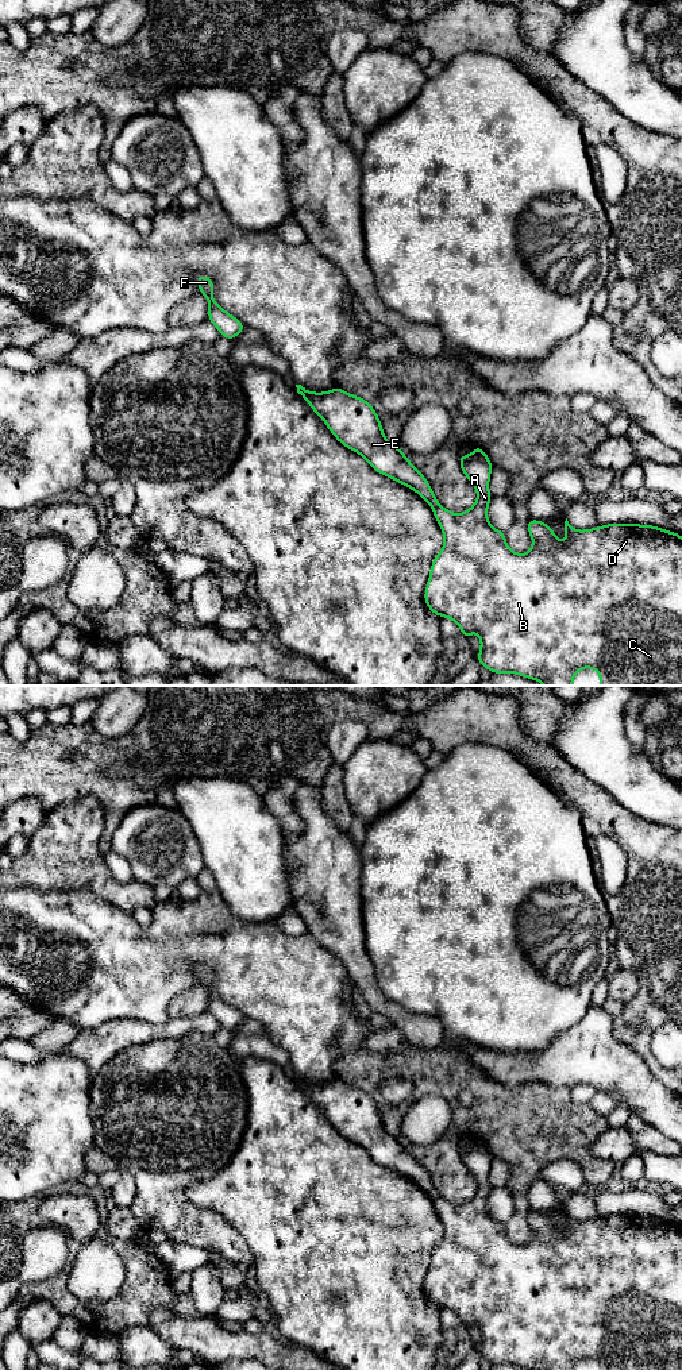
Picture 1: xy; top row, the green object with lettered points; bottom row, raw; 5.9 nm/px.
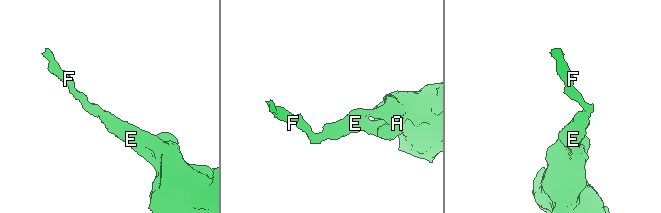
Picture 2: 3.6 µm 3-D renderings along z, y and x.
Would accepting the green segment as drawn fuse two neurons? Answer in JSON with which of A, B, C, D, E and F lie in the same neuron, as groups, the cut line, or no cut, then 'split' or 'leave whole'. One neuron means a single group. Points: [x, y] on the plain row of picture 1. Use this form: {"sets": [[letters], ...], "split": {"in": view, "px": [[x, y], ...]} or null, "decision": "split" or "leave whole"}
{"sets": [["A", "B", "C", "D", "E", "F"]], "split": null, "decision": "leave whole"}

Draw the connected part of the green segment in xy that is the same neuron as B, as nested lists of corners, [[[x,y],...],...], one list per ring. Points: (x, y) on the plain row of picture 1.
[[[301,1076],[296,1078],[338,1132],[363,1147],[378,1165],[412,1180],[432,1197],[444,1236],[431,1255],[424,1292],[434,1305],[455,1312],[463,1330],[479,1325],[477,1351],[483,1359],[529,1370],[573,1370],[582,1359],[594,1359],[600,1370],[682,1370],[682,1227],[639,1215],[608,1215],[578,1223],[566,1209],[567,1234],[560,1236],[547,1213],[531,1208],[527,1220],[533,1236],[525,1246],[516,1244],[508,1238],[505,1223],[494,1220],[488,1212],[488,1197],[493,1189],[489,1184],[493,1155],[479,1136],[475,1135],[470,1146],[459,1146],[462,1163],[478,1188],[469,1201],[456,1205],[439,1195],[424,1166],[402,1141],[385,1130],[378,1105],[366,1091],[342,1078],[324,1084],[308,1083]]]

